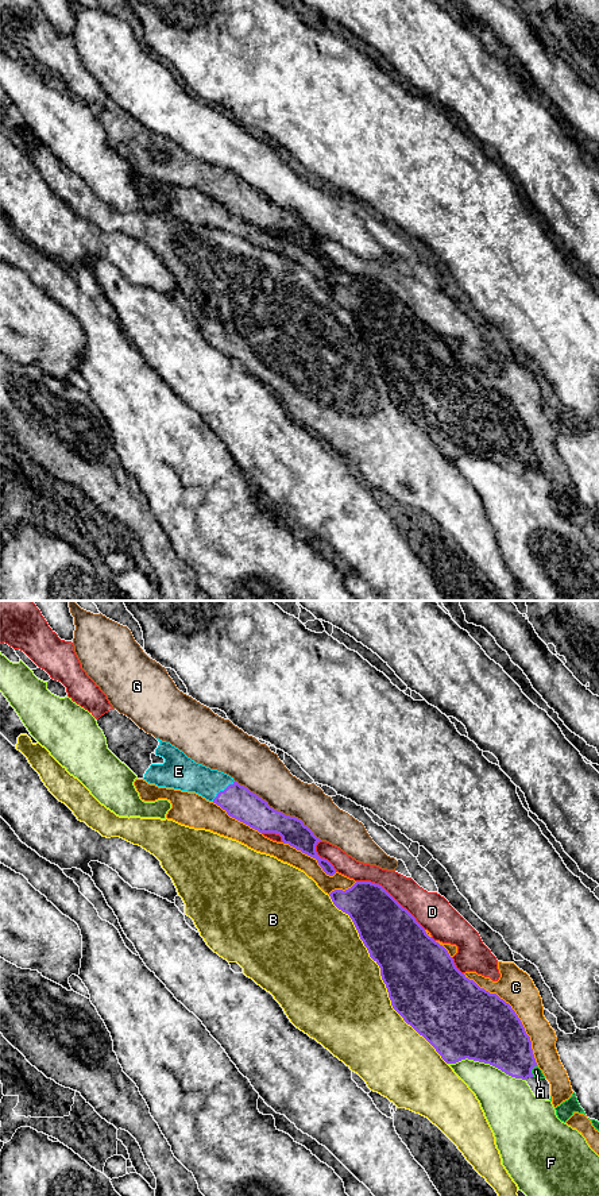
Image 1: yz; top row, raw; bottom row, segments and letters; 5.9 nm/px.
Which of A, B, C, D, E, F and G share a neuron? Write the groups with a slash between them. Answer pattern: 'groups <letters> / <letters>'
groups A / B / C / D / E / F / G

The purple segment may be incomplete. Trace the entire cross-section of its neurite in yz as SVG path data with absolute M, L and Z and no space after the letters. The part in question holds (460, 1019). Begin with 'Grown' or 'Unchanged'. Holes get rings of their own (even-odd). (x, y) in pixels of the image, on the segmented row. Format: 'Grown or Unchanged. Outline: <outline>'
Unchanged. Outline: M356 881L345 891L332 891L329 896L339 910L349 915L370 957L379 965L393 1008L436 1049L447 1064L468 1058L490 1064L515 1079L533 1077L532 1069L537 1066L537 1062L532 1041L511 1006L461 973L448 950L429 937L416 918L382 886Z

